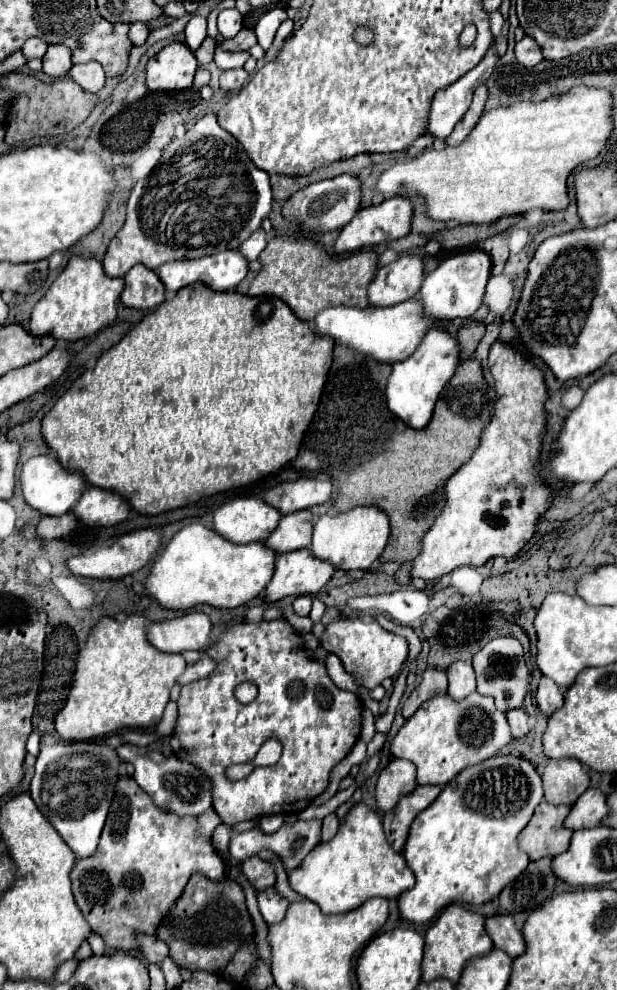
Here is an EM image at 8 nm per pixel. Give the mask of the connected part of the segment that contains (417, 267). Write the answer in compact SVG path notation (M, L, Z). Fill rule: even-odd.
M401 256L377 270L369 284L369 306L387 308L405 302L417 294L423 282L423 260L417 256Z

